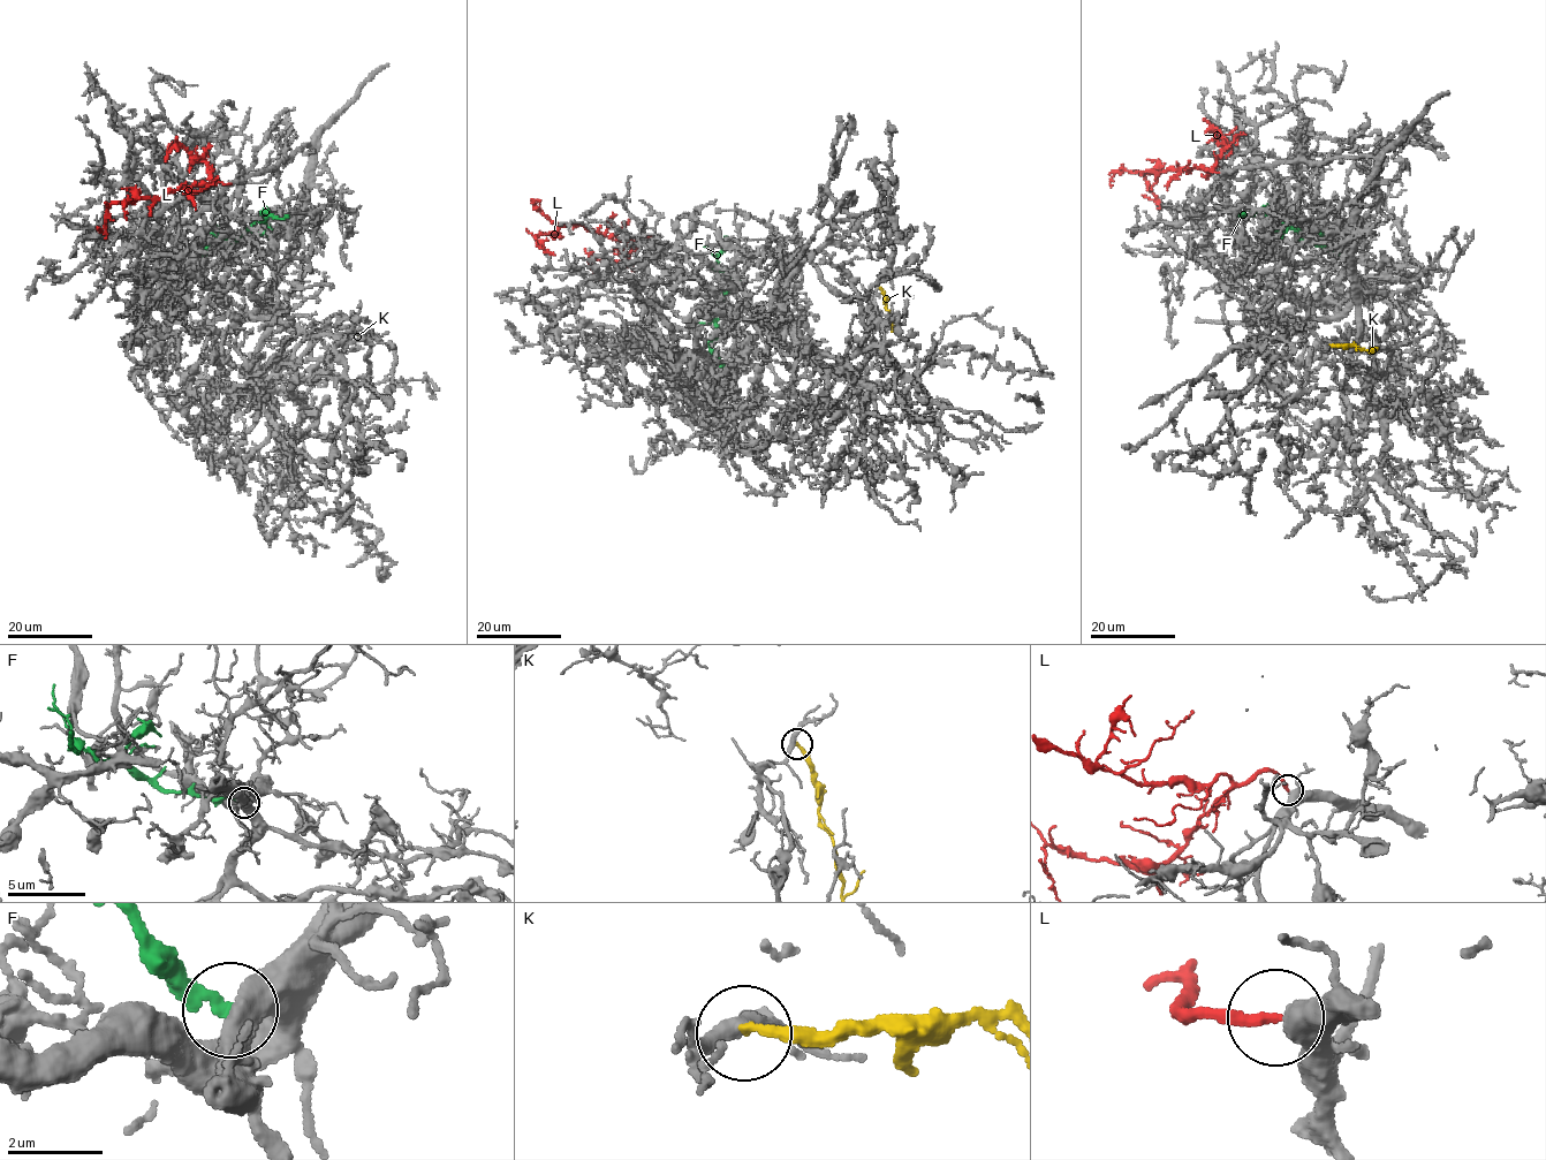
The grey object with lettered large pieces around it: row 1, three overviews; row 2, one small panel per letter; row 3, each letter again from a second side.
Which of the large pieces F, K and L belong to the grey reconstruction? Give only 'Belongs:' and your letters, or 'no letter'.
Belongs: L

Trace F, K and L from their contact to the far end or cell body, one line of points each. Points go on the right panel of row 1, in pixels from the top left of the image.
F: (1347, 254), (1324, 250), (1287, 227), (1285, 232), (1274, 232), (1264, 209), (1251, 214), (1242, 212)
K: (1331, 346), (1355, 345), (1363, 349), (1372, 348), (1370, 351)
L: (1220, 172), (1184, 167), (1145, 173), (1150, 190), (1159, 202), (1142, 196)

